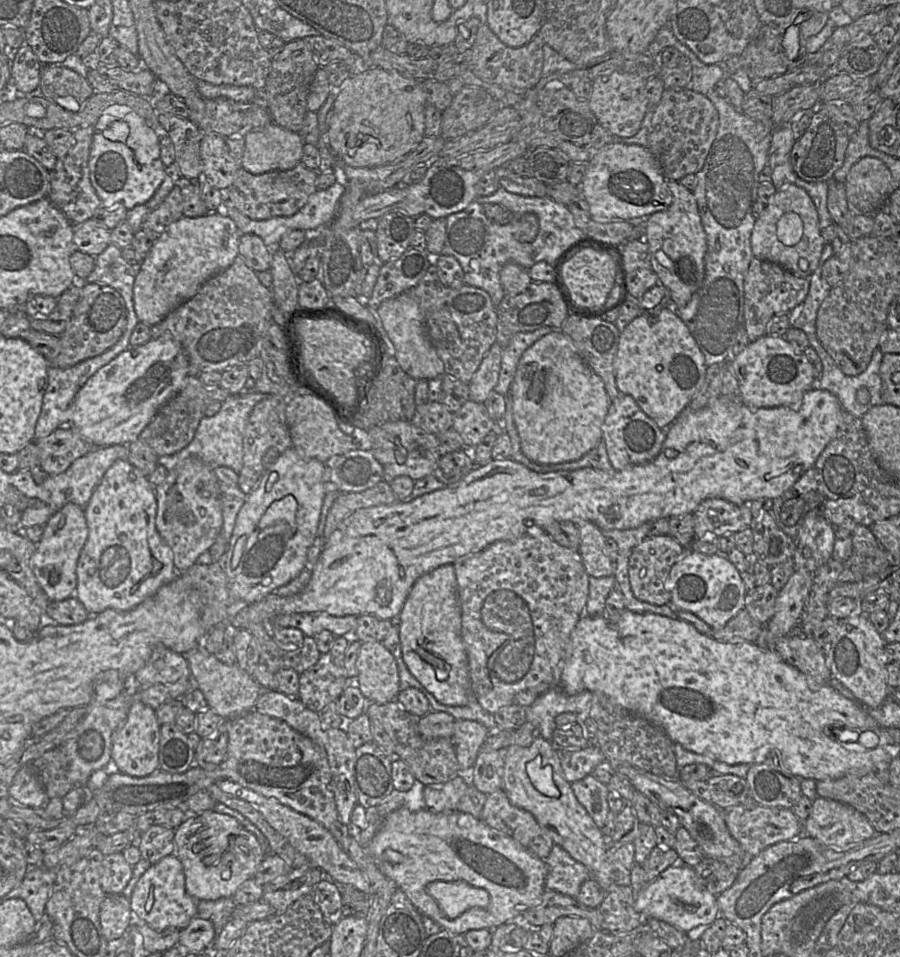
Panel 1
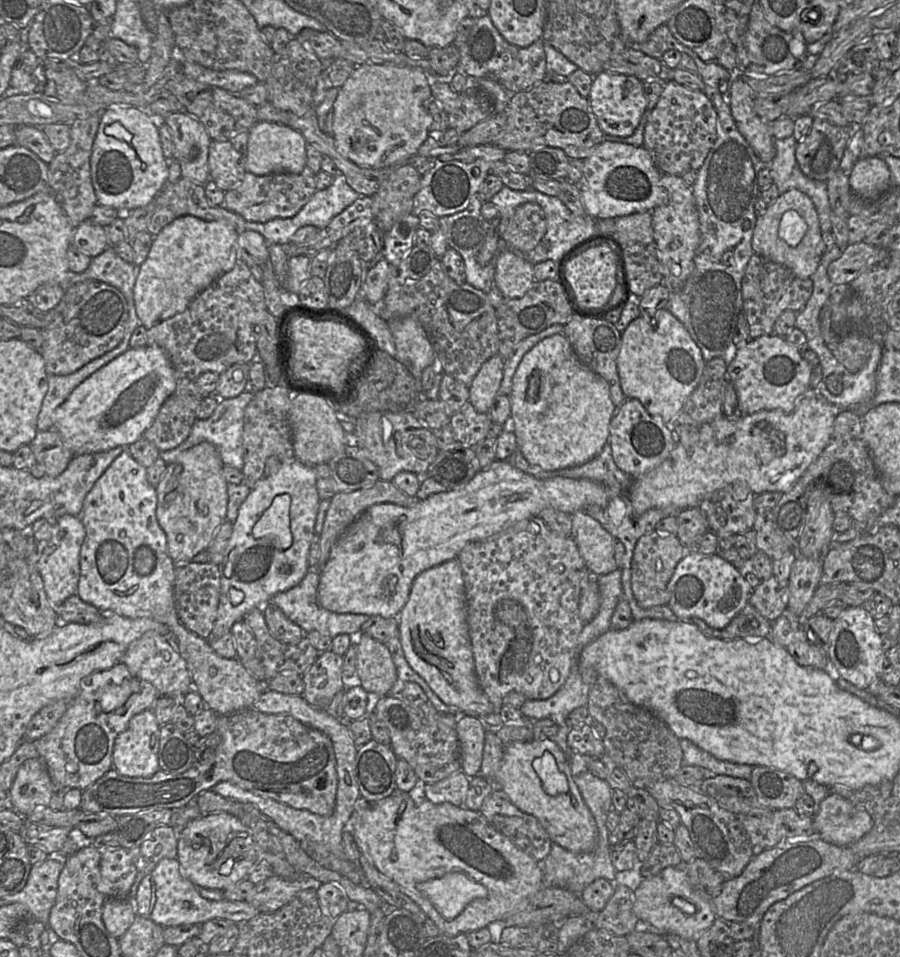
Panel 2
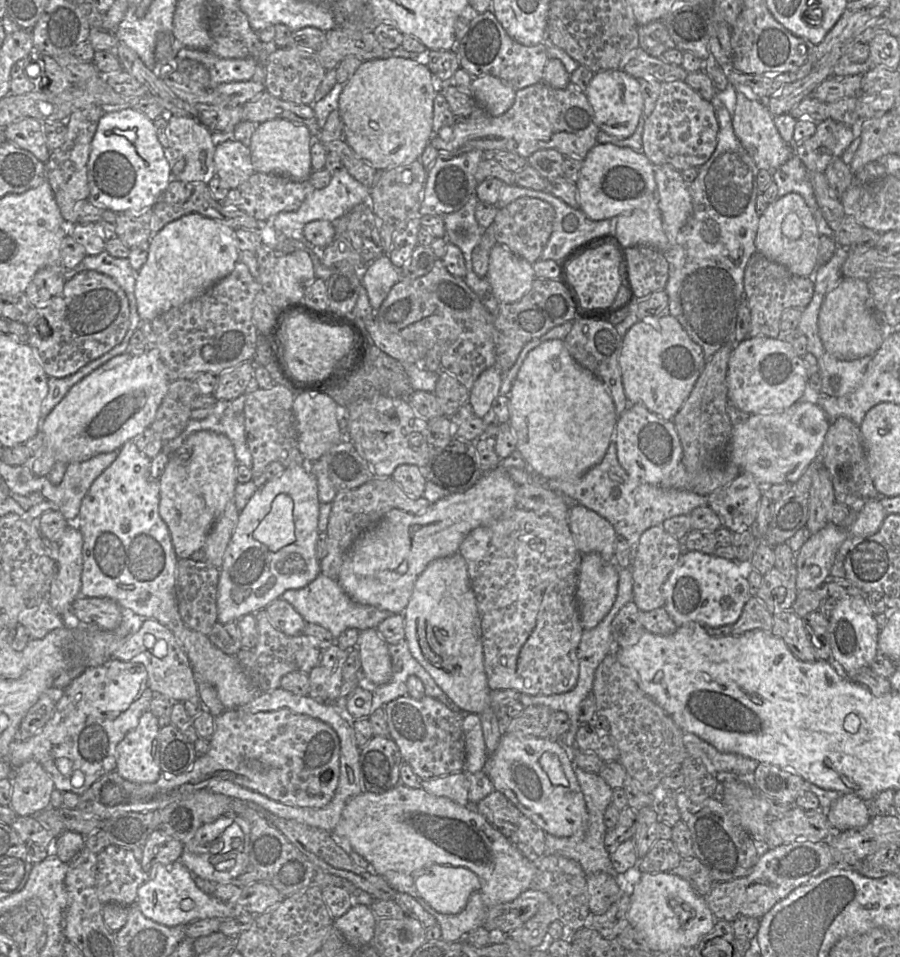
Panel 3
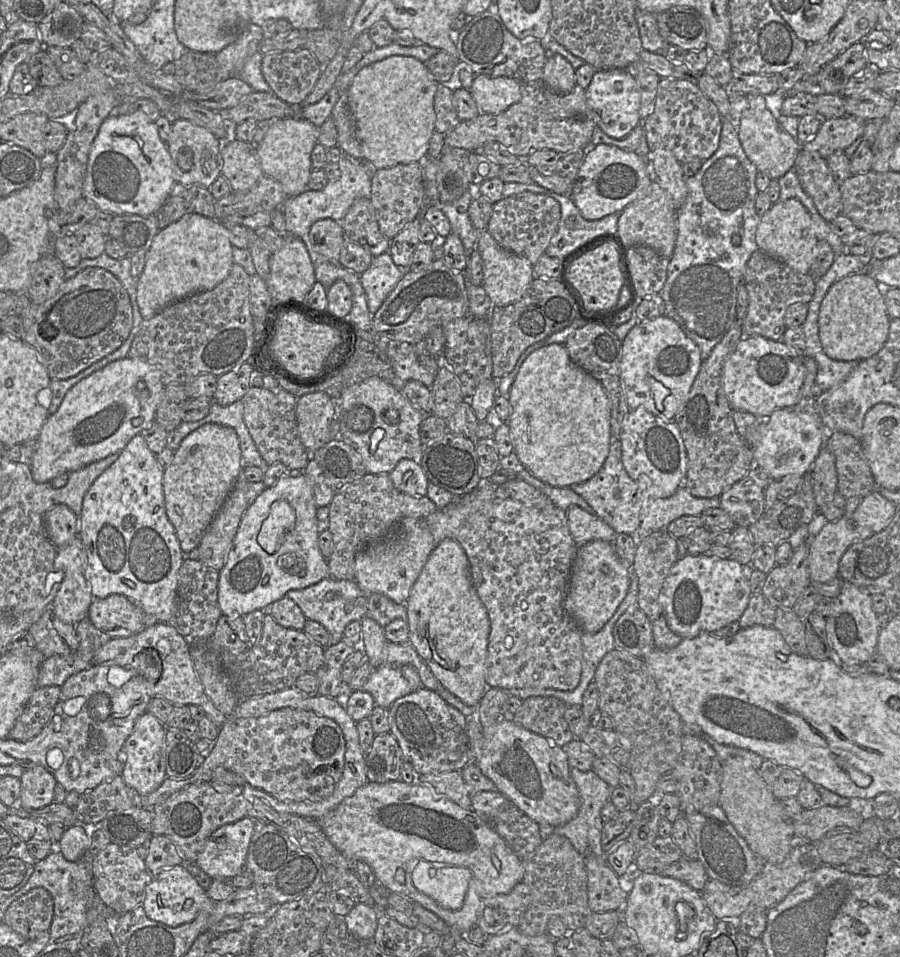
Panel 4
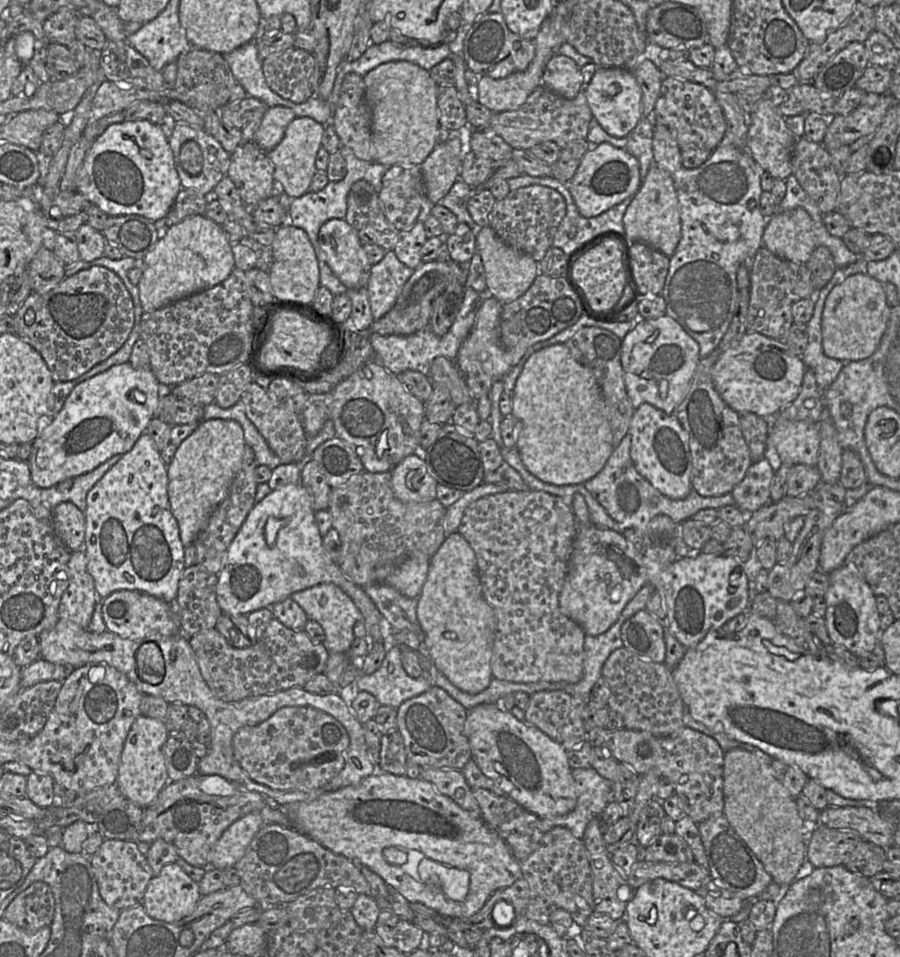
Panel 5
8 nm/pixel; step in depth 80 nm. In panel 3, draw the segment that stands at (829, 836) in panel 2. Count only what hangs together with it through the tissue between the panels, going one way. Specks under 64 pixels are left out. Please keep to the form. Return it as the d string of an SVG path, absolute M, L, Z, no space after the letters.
M841 793L826 811L828 821L838 832L862 828L872 818L868 804L853 793Z

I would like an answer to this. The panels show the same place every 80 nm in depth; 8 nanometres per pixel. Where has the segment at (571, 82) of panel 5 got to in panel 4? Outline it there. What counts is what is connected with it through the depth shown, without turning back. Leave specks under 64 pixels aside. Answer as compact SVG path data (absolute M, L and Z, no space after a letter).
M549 54L544 66L542 81L558 93L571 92L576 86L576 69L559 54Z

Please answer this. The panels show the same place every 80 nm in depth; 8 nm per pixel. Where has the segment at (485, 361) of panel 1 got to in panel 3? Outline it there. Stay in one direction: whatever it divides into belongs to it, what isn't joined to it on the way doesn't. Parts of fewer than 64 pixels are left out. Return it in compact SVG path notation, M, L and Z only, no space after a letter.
M495 366L487 368L479 375L469 391L468 403L479 418L484 418L491 409L494 399L499 395L501 373Z

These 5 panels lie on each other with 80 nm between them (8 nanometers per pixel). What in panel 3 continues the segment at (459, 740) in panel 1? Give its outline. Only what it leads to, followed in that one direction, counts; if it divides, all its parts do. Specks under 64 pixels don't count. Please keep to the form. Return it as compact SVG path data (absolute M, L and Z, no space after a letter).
M463 714L463 732L466 743L464 772L466 774L473 774L484 771L487 762L487 750L478 714Z

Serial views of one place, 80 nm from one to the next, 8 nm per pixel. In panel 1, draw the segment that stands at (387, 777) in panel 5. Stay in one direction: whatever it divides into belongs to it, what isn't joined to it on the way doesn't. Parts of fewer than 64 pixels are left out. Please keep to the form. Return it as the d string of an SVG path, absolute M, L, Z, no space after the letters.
M403 806L390 813L382 824L380 830L374 836L366 848L374 859L379 871L388 879L393 880L397 887L401 889L415 908L422 916L428 916L435 920L442 929L454 934L464 935L470 930L488 929L491 934L497 927L521 919L522 914L528 909L538 905L541 902L542 895L545 891L545 879L548 874L548 866L544 860L538 858L535 854L524 848L516 840L506 836L489 827L480 818L458 810L449 812L436 812L429 808L413 812L406 806Z

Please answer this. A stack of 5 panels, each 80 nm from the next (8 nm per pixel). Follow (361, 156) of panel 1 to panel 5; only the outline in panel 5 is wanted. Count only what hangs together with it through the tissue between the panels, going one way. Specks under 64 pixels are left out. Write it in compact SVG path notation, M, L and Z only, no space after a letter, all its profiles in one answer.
M391 61L369 71L363 81L372 115L370 154L374 162L420 167L439 135L438 85L430 72L411 62Z

